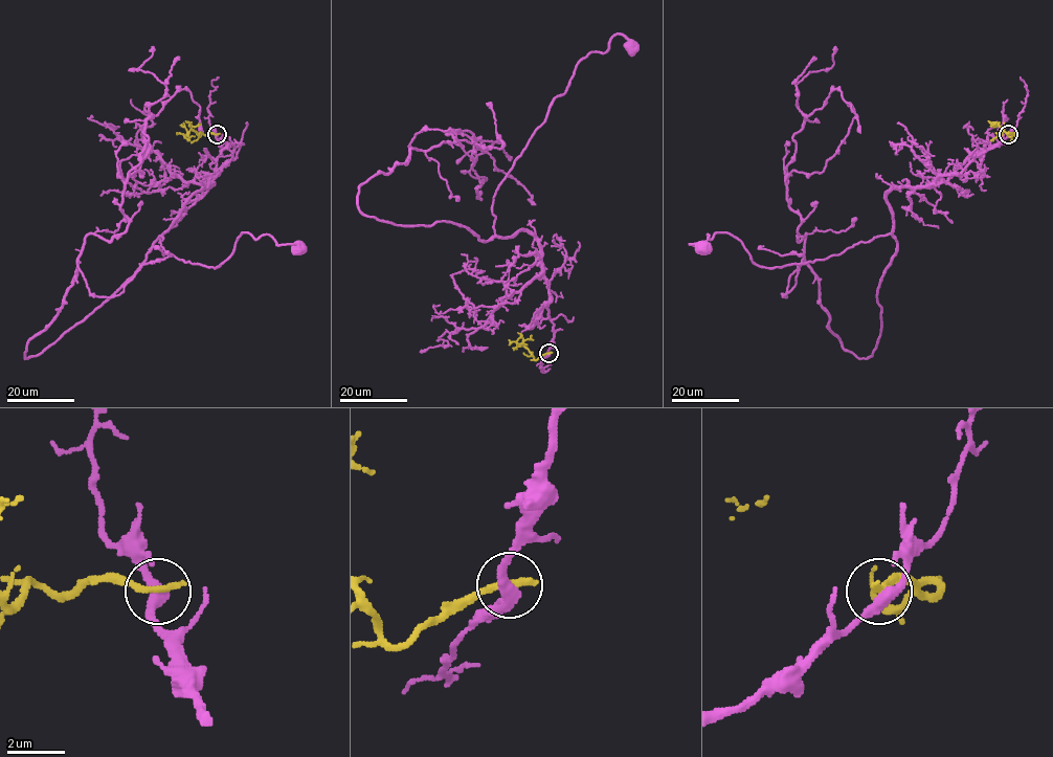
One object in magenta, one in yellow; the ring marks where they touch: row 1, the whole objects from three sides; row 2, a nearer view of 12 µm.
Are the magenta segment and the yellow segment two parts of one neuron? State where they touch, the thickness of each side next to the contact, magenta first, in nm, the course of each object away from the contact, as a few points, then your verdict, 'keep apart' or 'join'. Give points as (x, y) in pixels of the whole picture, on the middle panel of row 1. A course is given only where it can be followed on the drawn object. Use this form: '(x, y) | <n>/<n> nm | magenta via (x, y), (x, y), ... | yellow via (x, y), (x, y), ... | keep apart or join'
(549, 353) | 380/320 nm | magenta via (549, 353), (541, 245), (523, 230), (495, 234), (492, 203), (575, 66), (617, 34), (632, 45) | yellow via (549, 353), (535, 359), (516, 341), (521, 335) | keep apart

